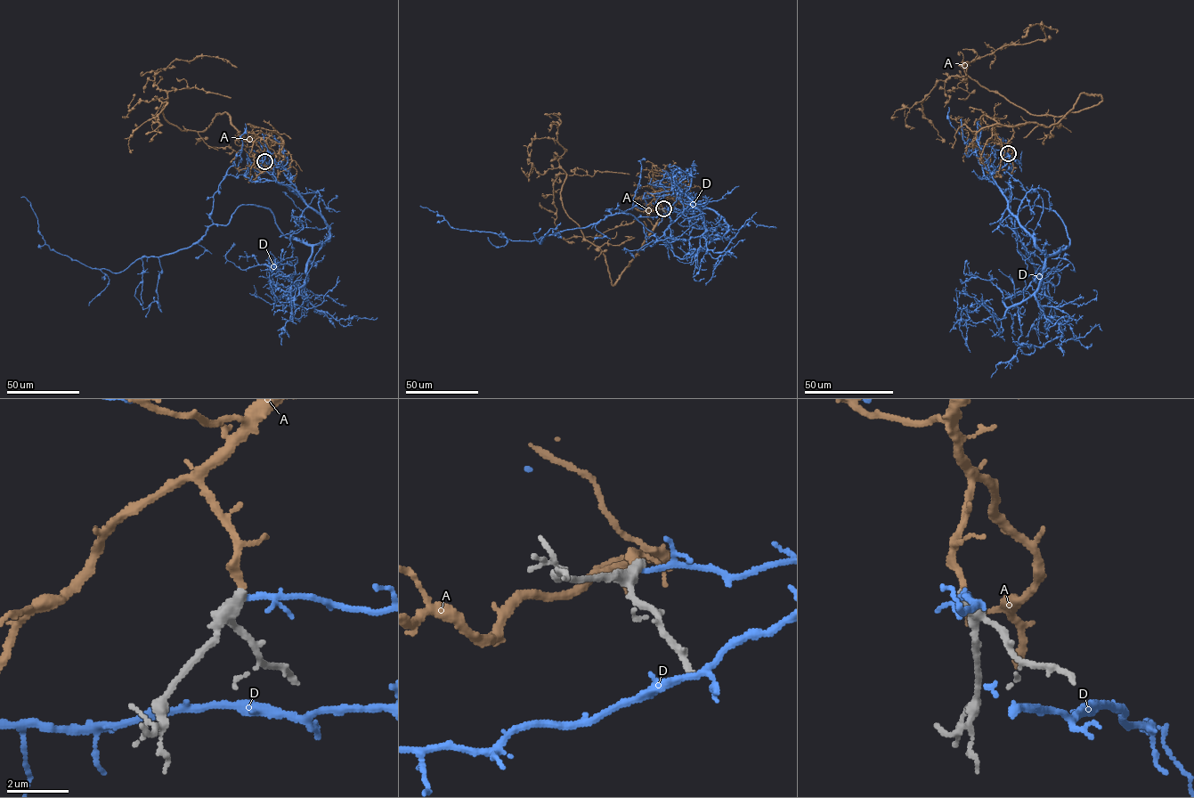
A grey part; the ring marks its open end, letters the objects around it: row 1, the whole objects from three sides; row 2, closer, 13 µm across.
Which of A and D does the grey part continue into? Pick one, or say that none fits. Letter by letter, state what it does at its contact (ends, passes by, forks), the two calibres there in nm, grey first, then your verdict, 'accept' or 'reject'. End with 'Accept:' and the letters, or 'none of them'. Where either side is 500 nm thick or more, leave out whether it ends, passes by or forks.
A: it ends there; 280 nm thick on the grey side, 260 nm on the other; accept
D: it ends there; 320 nm thick on the grey side, 170 nm on the other; reject
Accept: A

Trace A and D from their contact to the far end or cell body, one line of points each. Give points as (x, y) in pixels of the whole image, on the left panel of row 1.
A: (264, 161), (272, 142), (246, 140), (226, 112), (198, 131), (162, 112), (159, 69), (204, 55), (237, 67)
D: (264, 162), (320, 215), (321, 243), (241, 205), (190, 246), (112, 272), (52, 250), (21, 197)

